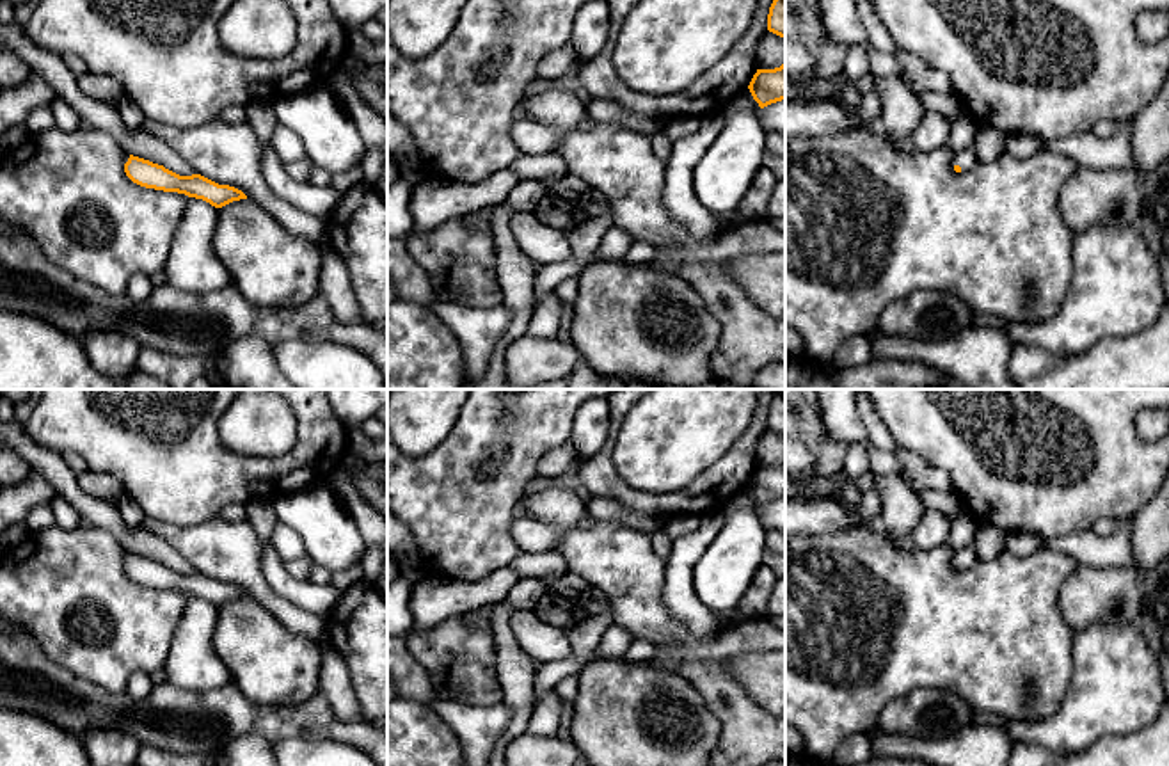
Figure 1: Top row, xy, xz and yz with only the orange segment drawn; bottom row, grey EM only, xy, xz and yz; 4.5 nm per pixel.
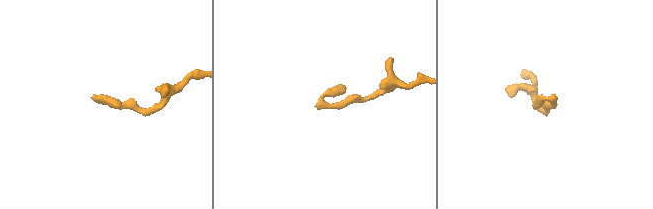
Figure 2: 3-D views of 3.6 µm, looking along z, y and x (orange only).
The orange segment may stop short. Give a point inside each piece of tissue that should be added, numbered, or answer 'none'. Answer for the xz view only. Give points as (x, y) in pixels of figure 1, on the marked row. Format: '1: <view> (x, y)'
none

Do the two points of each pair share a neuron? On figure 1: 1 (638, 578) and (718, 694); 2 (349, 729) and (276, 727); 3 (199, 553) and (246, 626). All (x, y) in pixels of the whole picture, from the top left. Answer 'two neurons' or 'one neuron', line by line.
1: one neuron
2: one neuron
3: two neurons

